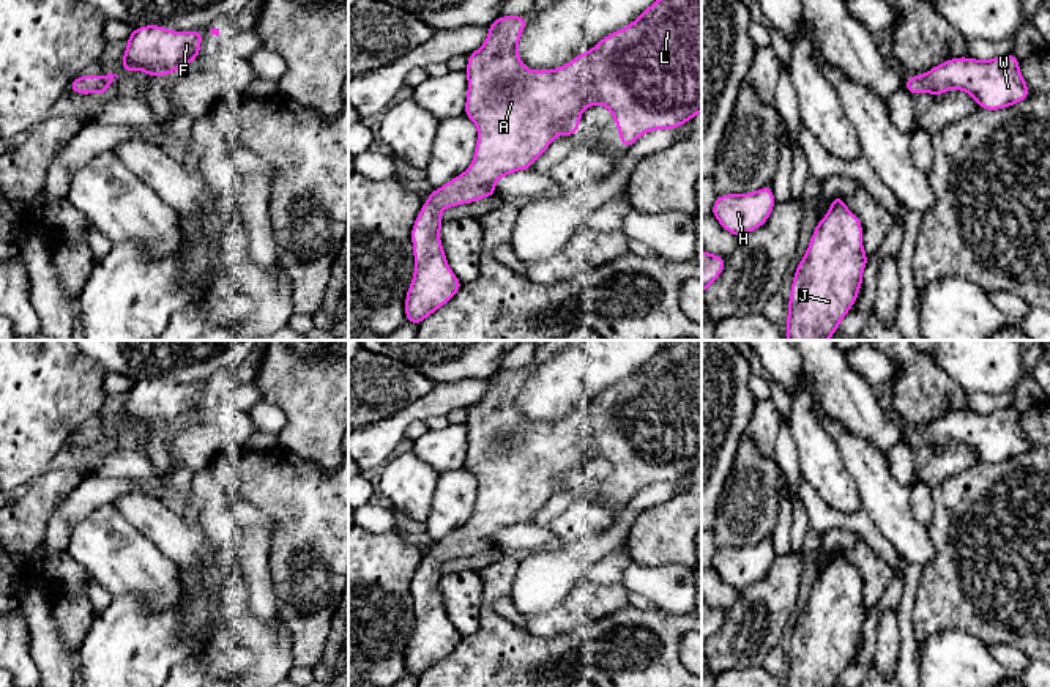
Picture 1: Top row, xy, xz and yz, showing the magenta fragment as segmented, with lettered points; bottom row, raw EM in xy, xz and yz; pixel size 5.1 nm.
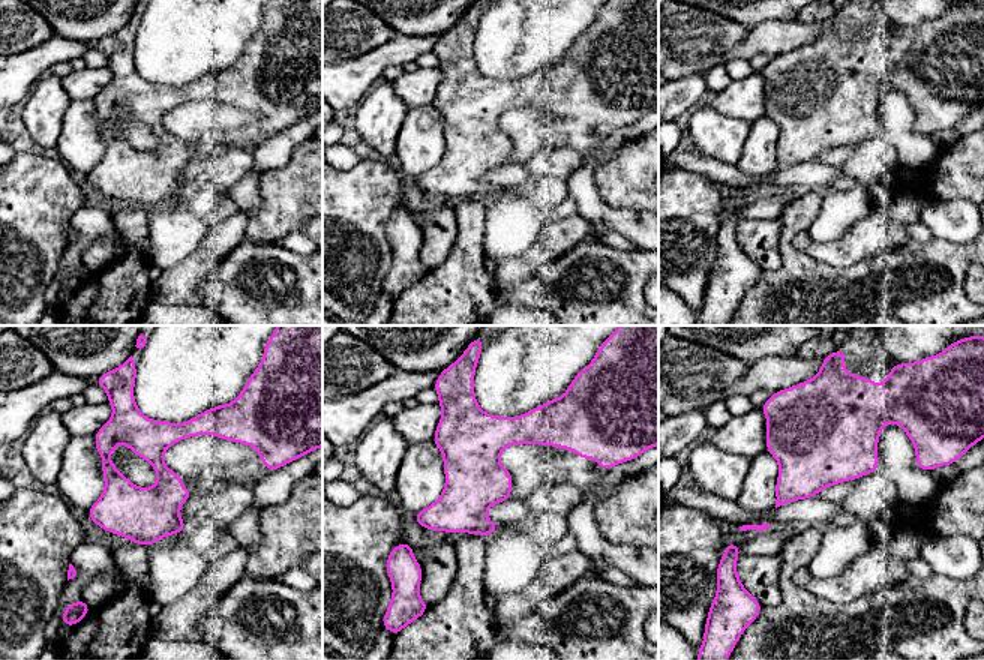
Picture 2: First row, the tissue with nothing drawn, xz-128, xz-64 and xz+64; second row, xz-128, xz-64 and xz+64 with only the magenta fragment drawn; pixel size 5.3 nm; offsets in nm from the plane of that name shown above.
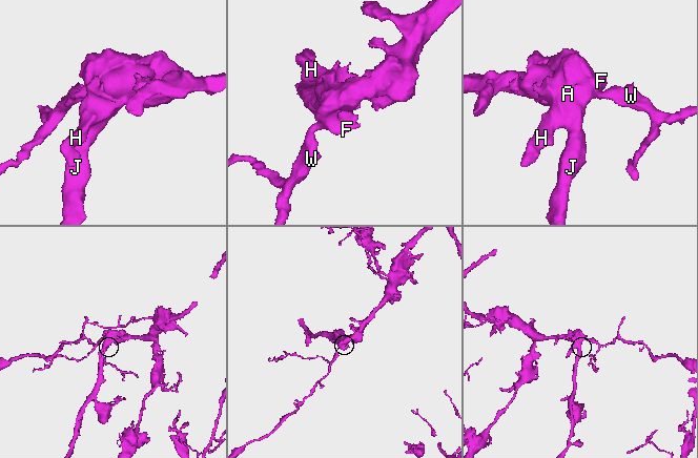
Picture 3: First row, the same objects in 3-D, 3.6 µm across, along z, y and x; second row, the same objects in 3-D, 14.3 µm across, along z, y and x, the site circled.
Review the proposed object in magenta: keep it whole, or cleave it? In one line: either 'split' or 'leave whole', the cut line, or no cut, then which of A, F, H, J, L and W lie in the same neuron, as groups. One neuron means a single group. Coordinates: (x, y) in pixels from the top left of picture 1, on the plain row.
leave whole | no cut | A F H J L W

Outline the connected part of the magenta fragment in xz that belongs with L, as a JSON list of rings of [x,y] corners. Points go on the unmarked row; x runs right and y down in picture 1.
[[[673,340],[627,380],[604,389],[593,402],[582,405],[557,422],[533,424],[520,414],[517,397],[527,375],[528,372],[523,369],[500,369],[489,378],[484,397],[468,408],[465,422],[468,443],[464,468],[478,481],[475,511],[464,526],[434,542],[411,580],[416,618],[405,651],[405,674],[419,679],[424,671],[445,659],[464,640],[449,621],[440,594],[441,563],[498,548],[493,537],[501,529],[531,522],[558,487],[577,488],[582,465],[593,457],[602,457],[612,465],[621,496],[627,503],[640,488],[656,482],[680,481],[702,465],[702,340]]]

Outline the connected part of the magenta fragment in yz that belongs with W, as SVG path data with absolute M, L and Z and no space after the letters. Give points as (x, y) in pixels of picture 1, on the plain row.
M1014 405L992 413L959 410L933 419L922 429L910 429L903 438L913 449L943 449L949 441L962 443L976 452L979 462L1000 463L1031 447L1018 418Z

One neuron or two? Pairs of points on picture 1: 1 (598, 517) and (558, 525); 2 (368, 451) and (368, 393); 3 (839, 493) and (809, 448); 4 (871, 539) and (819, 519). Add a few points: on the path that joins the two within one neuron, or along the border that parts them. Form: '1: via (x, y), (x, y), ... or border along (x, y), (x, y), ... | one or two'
1: via (588, 517), (568, 525) | one
2: border along (402, 408), (394, 415), (364, 426) | two
3: via (833, 482), (819, 459) | one
4: via (860, 527), (850, 520), (831, 519) | one

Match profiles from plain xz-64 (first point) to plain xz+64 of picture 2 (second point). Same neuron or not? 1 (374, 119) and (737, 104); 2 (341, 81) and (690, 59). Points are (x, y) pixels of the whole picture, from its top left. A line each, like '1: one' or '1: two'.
1: two
2: two

